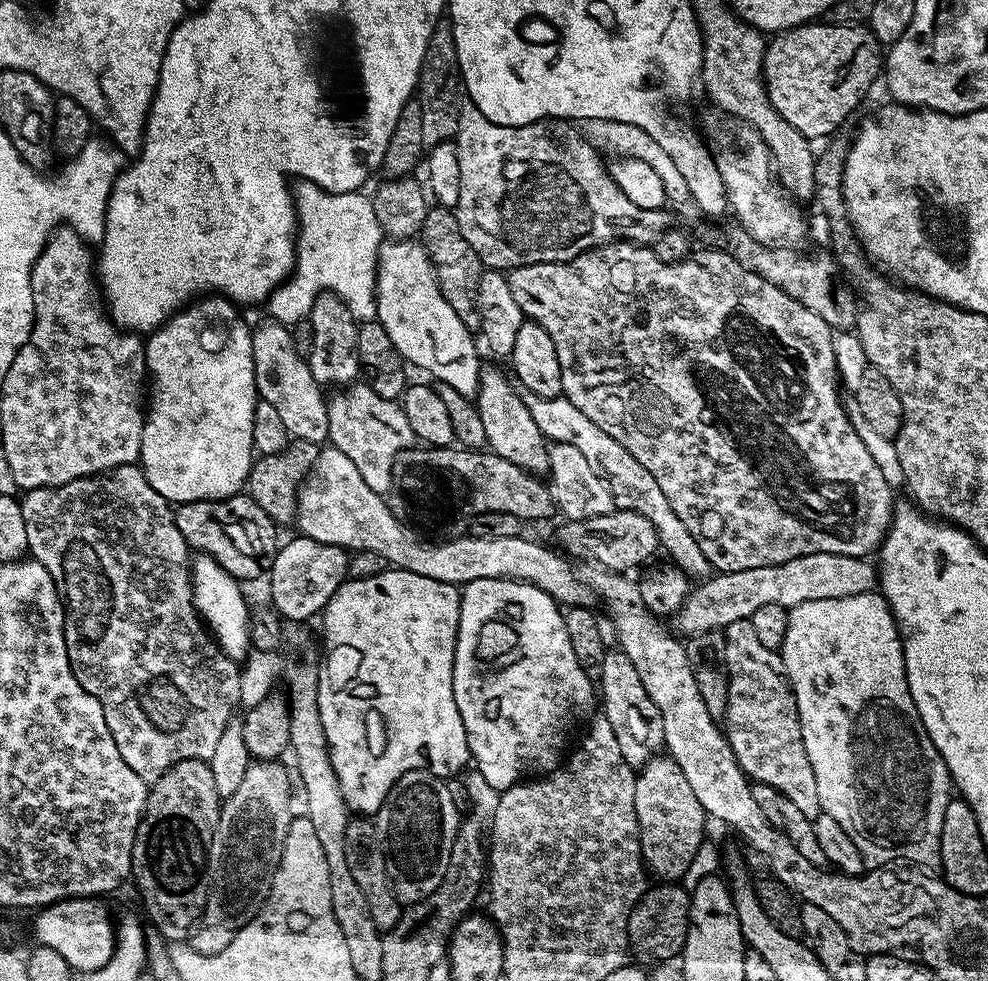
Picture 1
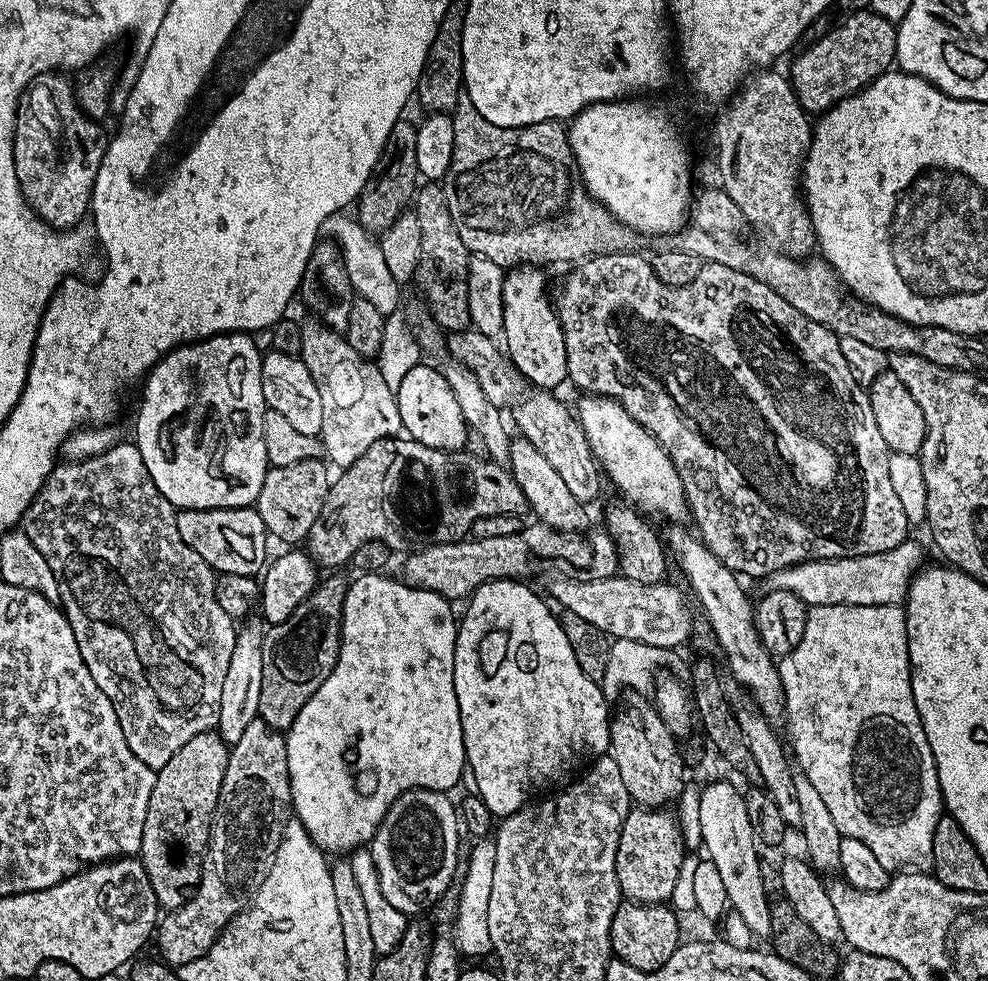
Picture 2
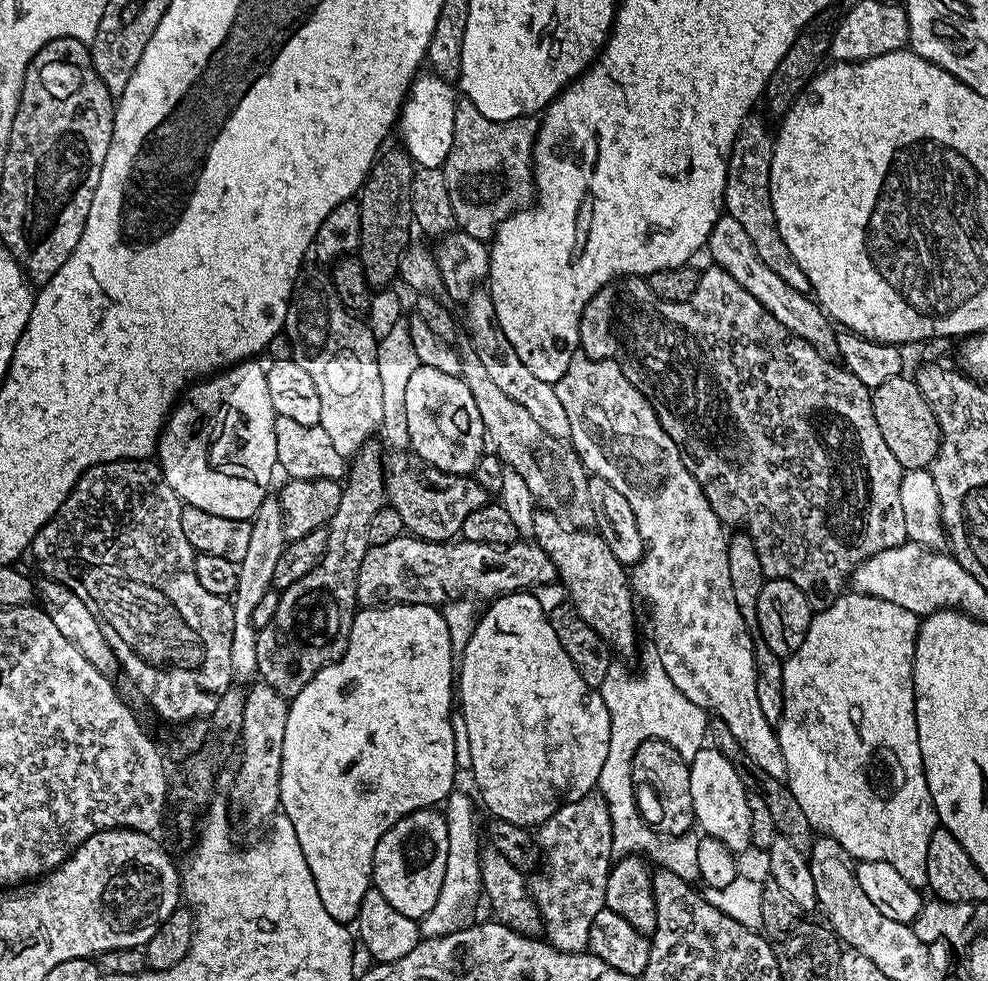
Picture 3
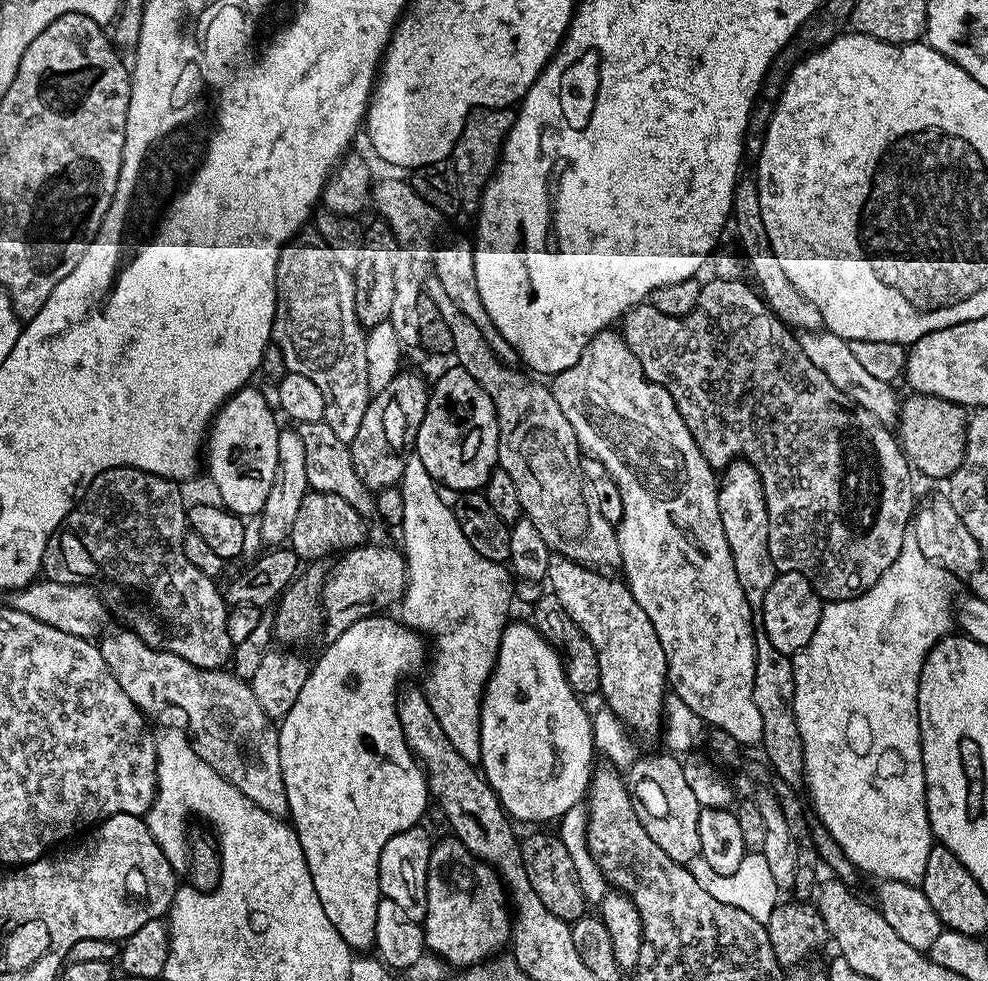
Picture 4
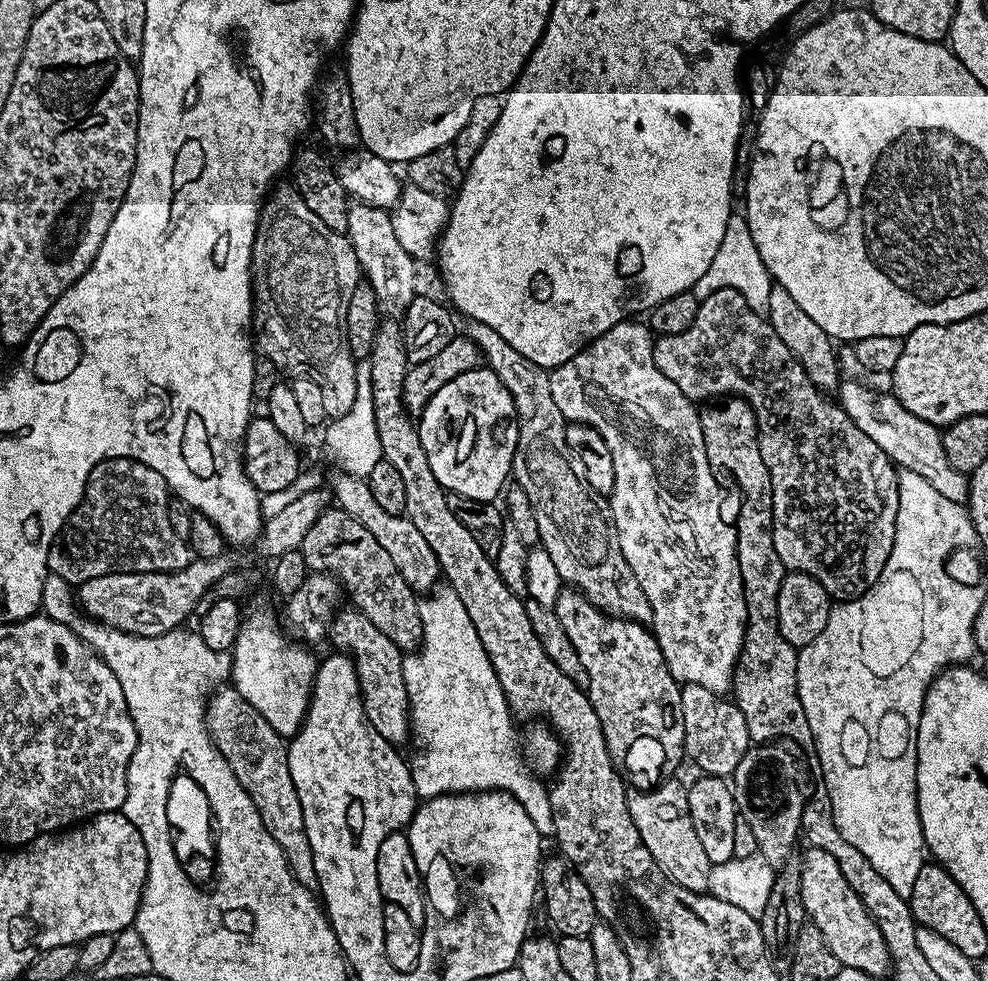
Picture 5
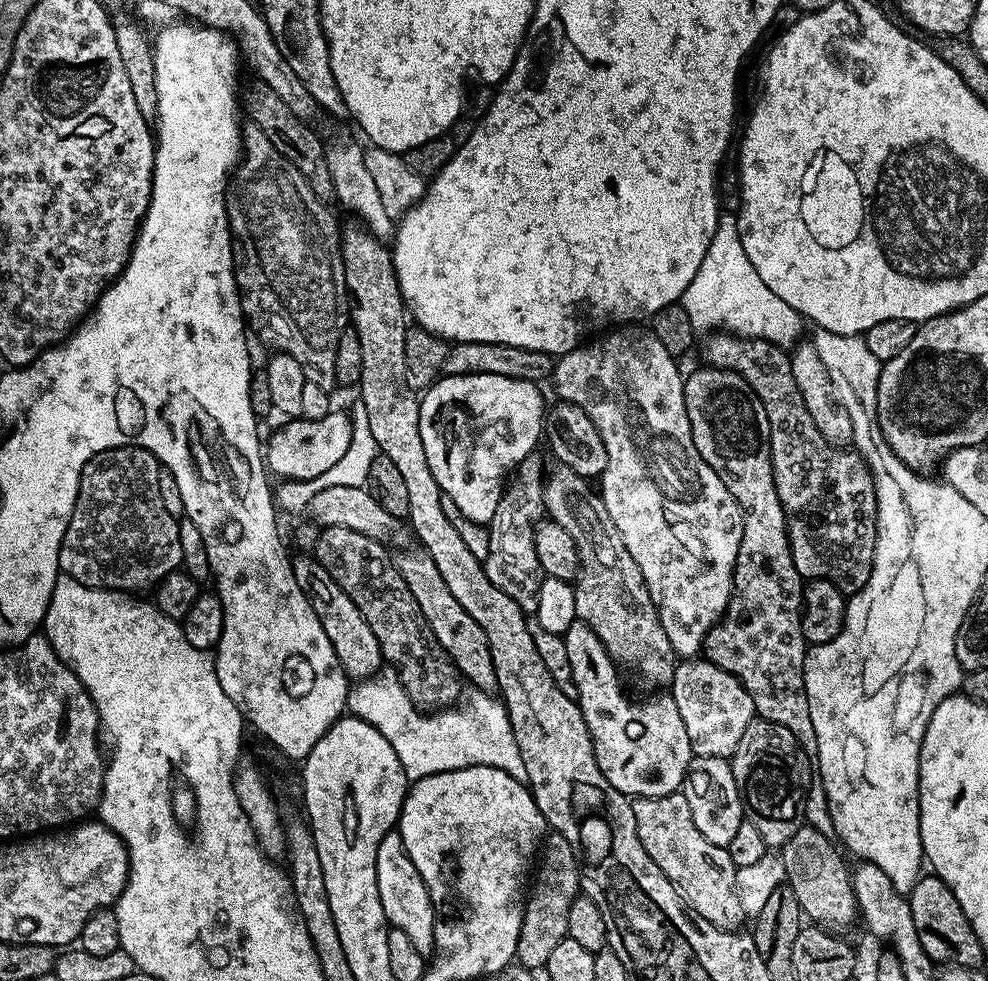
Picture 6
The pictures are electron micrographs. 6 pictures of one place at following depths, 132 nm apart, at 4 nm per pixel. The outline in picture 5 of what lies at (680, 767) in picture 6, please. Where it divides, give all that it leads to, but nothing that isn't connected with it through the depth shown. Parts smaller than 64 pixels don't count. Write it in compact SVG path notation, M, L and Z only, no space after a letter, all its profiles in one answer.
M571 586L565 587L558 594L555 610L558 622L562 622L562 630L566 630L574 650L578 650L578 658L582 658L582 666L586 666L588 675L586 691L594 706L594 714L598 714L602 722L610 758L622 773L623 779L636 790L654 788L665 780L673 779L677 775L676 767L679 766L680 759L683 761L686 756L681 685L677 684L670 674L666 658L662 658L656 633L639 620L609 616L590 597Z

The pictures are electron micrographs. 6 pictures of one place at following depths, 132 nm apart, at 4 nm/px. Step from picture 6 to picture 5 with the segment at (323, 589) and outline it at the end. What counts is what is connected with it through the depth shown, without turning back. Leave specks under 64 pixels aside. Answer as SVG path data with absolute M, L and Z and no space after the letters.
M359 610L352 612L337 611L330 621L330 641L333 649L351 656L356 664L356 673L360 683L360 697L364 700L366 718L386 738L386 742L403 746L410 740L410 709L406 694L406 678L402 678L402 662L405 653L370 618L363 616Z

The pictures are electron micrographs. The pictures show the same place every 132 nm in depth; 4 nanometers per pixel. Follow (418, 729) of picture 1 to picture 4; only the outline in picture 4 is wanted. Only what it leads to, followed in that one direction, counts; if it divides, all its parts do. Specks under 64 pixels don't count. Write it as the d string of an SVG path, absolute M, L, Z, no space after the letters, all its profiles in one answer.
M373 614L370 616L363 616L358 622L354 622L354 626L350 626L342 634L338 634L331 641L332 644L320 657L317 658L316 664L311 665L308 677L306 678L306 686L302 686L302 694L298 694L298 702L294 702L294 706L290 706L290 710L285 714L284 719L279 721L278 731L280 734L280 761L282 762L282 782L286 782L286 800L288 802L288 816L293 828L296 829L296 837L302 846L302 854L306 858L306 866L310 870L310 878L314 878L314 890L318 894L318 898L322 902L322 910L326 910L326 918L330 918L330 922L334 922L334 930L338 930L338 934L342 934L342 938L347 942L348 947L353 950L368 950L375 945L376 939L374 938L374 922L378 918L378 906L381 902L380 895L380 855L386 846L386 842L390 842L390 838L394 838L394 834L402 834L406 830L417 827L421 823L420 820L424 816L424 811L427 810L428 804L430 805L430 793L428 791L428 777L425 776L423 768L420 767L417 759L413 756L412 751L408 749L406 738L402 734L402 726L398 722L398 714L396 713L396 697L398 689L401 687L403 676L408 676L420 663L425 663L426 652L424 656L424 640L425 637L417 632L414 628L409 628L407 623L401 622L399 619L393 618L391 620L388 614Z

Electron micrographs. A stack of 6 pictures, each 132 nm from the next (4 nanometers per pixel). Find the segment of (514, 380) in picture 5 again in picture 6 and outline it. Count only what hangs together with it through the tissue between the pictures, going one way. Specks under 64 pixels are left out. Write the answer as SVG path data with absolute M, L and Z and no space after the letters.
M557 463L552 473L547 473L543 481L544 507L547 515L560 523L566 531L572 533L572 541L576 543L578 553L578 571L574 576L576 589L576 615L583 618L598 634L598 638L606 646L612 659L617 662L625 660L640 671L640 676L648 684L671 685L674 670L678 663L676 651L670 646L670 638L666 638L666 630L662 630L660 616L656 613L656 604L650 598L648 587L644 585L642 574L630 558L622 538L610 527L608 511L604 500L594 491L587 479L570 470L566 465Z

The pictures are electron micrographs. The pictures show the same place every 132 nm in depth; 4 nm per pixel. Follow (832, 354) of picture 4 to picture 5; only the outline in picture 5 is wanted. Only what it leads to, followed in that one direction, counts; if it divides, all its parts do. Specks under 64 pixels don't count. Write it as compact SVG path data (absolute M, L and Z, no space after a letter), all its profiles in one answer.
M856 378L841 379L838 389L838 403L843 408L845 414L862 430L862 434L874 438L878 446L892 459L892 463L897 469L914 474L922 474L938 494L950 498L950 502L958 502L967 505L969 477L963 472L954 470L950 466L950 458L946 458L942 432L939 427L906 410L896 401L895 395L888 392L878 392L874 388L869 388L863 379Z

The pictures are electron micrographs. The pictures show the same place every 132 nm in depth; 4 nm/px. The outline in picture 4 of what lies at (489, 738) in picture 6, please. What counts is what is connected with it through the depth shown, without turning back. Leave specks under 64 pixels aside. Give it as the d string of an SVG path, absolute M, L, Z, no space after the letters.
M405 459L398 487L404 503L398 532L404 535L402 551L408 562L408 584L404 587L404 599L398 605L398 616L409 628L421 634L427 633L429 637L436 636L436 653L430 656L432 681L423 681L424 697L431 700L434 714L440 717L442 730L448 732L458 754L469 760L480 755L480 705L490 670L496 665L496 649L506 627L504 611L512 604L512 592L508 589L509 573L504 564L482 558L474 546L464 540L462 530L456 524L455 511L440 497L438 481L424 469L420 460Z

